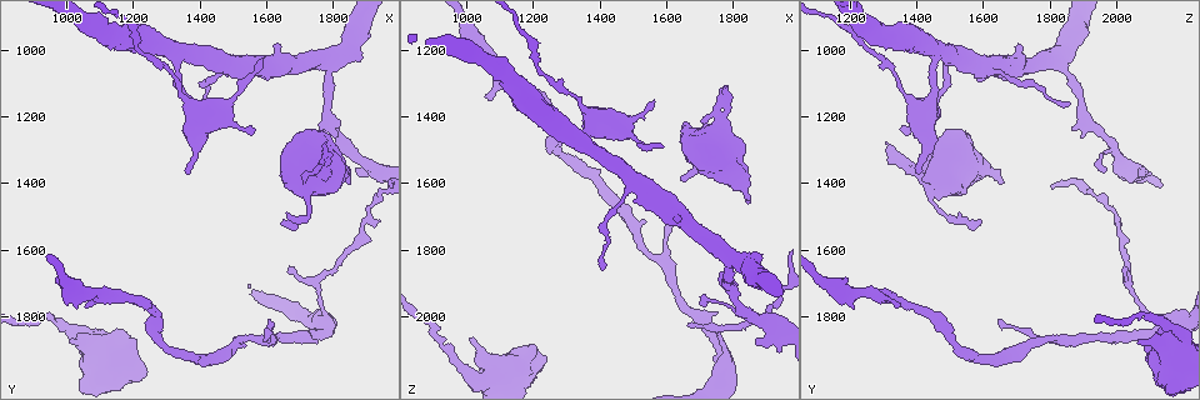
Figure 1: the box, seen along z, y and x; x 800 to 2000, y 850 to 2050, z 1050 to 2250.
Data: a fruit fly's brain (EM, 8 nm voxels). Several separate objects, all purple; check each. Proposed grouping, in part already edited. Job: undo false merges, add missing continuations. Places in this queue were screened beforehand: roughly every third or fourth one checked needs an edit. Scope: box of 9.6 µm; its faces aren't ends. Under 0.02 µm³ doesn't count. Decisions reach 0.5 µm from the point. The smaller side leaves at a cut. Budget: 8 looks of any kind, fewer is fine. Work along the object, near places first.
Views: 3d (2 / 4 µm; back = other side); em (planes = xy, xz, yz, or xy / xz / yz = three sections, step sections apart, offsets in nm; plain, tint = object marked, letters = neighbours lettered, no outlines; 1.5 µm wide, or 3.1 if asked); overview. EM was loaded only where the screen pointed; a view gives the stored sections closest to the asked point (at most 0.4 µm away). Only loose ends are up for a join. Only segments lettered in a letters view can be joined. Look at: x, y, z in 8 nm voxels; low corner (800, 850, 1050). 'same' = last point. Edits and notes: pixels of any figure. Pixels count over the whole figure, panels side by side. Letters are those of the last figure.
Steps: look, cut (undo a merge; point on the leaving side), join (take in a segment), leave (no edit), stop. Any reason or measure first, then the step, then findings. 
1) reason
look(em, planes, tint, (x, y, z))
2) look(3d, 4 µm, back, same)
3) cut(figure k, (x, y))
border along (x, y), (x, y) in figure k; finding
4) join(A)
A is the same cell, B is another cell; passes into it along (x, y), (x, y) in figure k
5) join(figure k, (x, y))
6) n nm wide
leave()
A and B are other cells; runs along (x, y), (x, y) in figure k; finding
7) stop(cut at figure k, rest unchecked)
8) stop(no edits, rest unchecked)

thick end
look(3d, 4 µm, (1030, 1880, 2060))

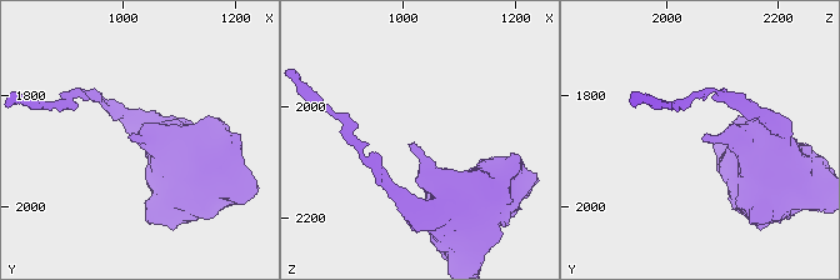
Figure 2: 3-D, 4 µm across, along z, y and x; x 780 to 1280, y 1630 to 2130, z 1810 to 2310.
now the EM
look(em, xz, step 4, letters, (1015, 1880, 2060))

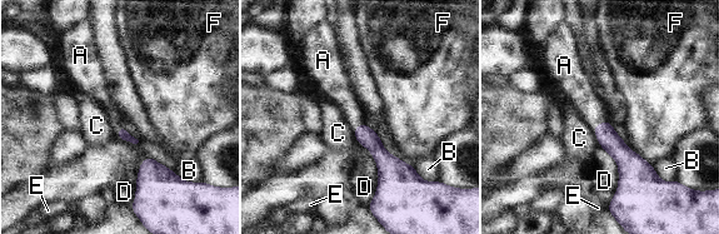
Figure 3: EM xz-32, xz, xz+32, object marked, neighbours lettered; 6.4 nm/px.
look(em, planes, letters, same)

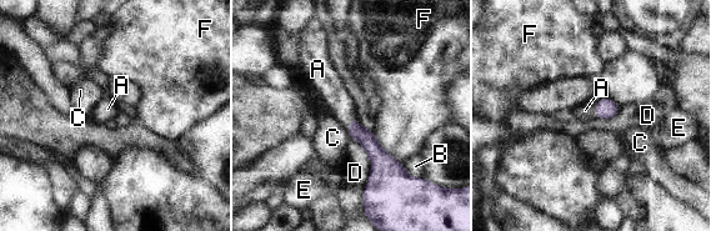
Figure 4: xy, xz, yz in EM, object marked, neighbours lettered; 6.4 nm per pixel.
join(A)
A is the same cell, B, C, D, E and F are other cells; passes into it along (607, 109), (596, 109), (585, 110) in figure 4; it goes on there

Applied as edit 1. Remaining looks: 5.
free end
look(3d, 4 µm, (1840, 1400, 1650))

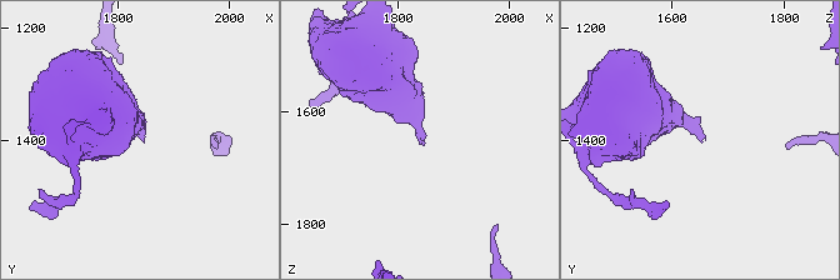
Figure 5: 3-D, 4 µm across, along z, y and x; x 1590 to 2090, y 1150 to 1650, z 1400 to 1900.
look(em, planes, letters, (1845, 1410, 1650))

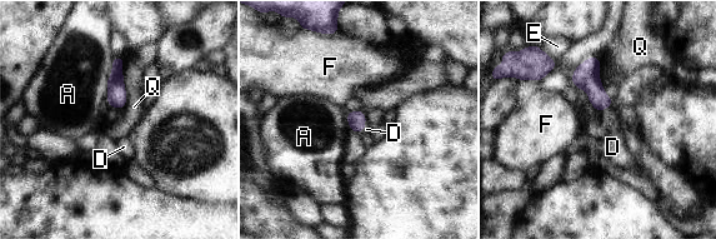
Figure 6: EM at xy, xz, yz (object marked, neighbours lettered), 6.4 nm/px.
join(D)
D is the same cell, A, E, F and Q are other cells; passes into it along (586, 75), (606, 105), (614, 143) in figure 6; the neuron continues

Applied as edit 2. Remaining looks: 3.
look(overview)

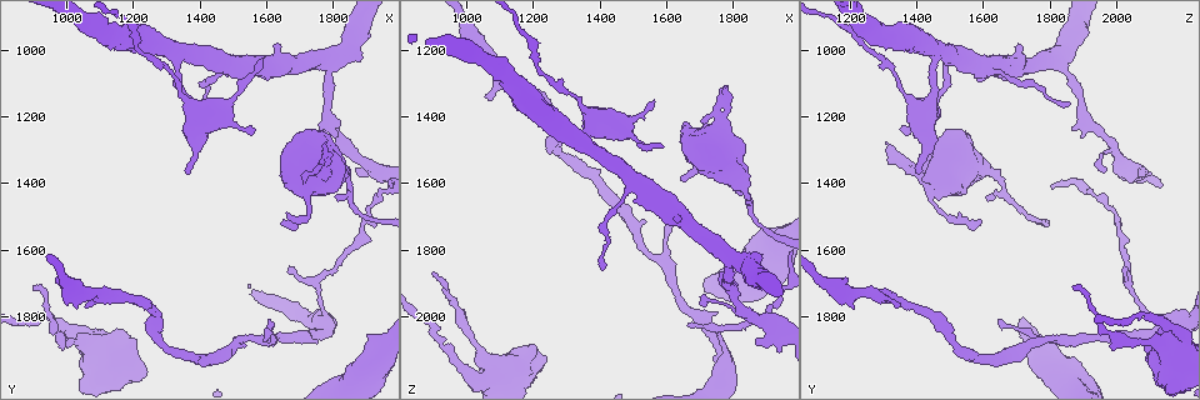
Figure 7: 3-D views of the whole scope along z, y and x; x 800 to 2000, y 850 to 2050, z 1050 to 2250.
end of a long branch
look(3d, 4 µm, back, (900, 1710, 1870))

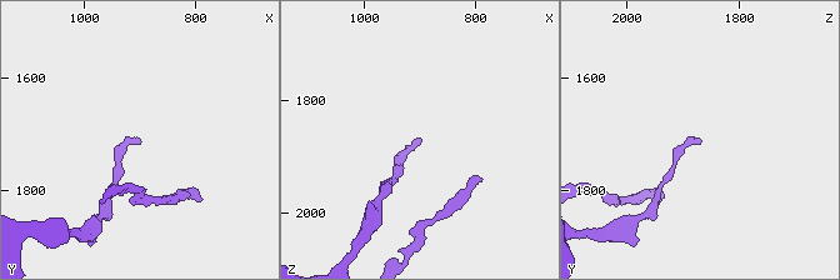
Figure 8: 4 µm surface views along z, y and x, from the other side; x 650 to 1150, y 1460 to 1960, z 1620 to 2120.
shape alone is not enough
look(em, planes, letters, (895, 1715, 1870))

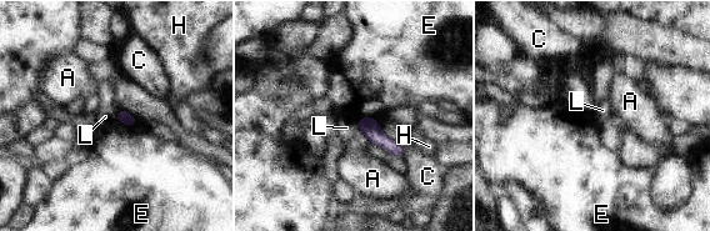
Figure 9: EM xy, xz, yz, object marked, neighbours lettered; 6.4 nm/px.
leave()
A, C, E, H and L are other cells; border along (119, 110), (116, 120) in figure 9; none of them fits

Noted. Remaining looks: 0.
stop(join at figure 4, join at figure 6, rest unchecked)

